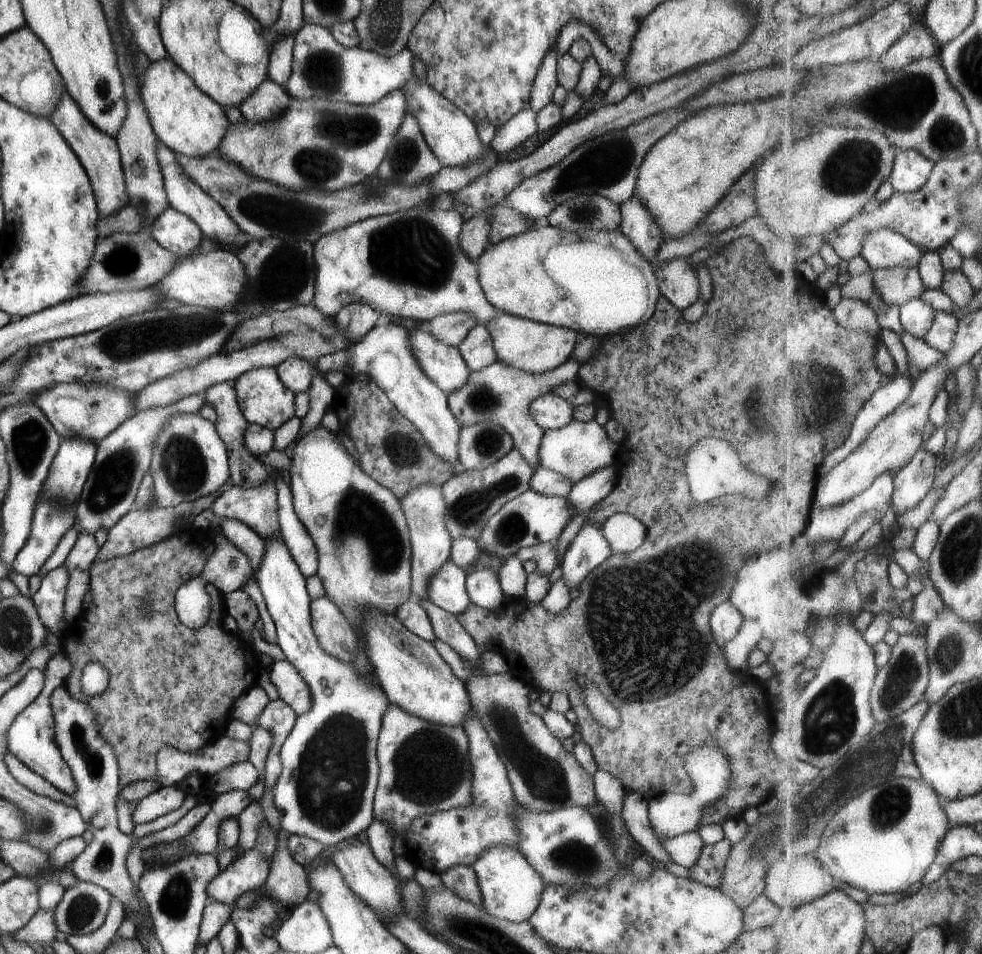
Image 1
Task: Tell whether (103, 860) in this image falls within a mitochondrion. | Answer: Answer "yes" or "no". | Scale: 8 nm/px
yes

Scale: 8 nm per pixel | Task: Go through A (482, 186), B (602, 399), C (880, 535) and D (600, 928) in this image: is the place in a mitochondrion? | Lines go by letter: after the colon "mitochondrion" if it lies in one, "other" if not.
A: other
B: other
C: other
D: other

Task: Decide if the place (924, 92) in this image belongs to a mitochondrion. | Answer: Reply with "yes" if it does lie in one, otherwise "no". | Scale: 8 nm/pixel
yes

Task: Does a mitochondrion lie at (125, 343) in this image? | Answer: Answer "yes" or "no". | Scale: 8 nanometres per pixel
yes

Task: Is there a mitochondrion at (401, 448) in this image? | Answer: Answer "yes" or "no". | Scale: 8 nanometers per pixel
yes

